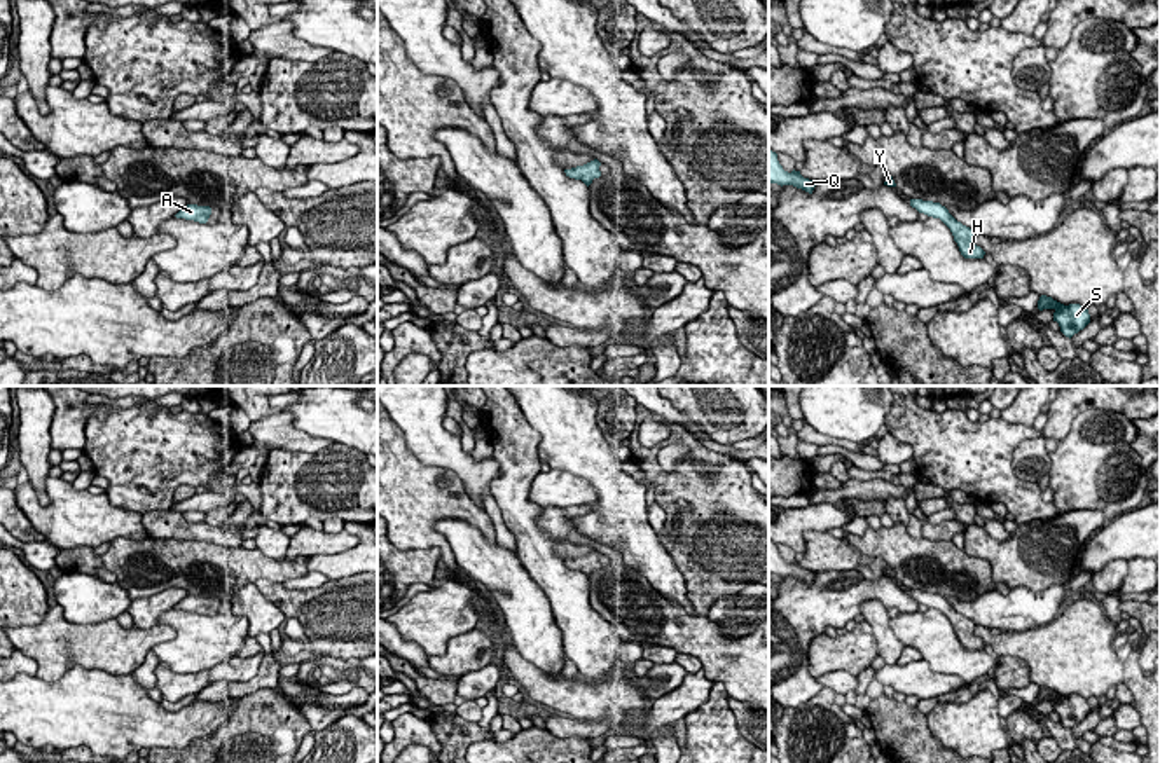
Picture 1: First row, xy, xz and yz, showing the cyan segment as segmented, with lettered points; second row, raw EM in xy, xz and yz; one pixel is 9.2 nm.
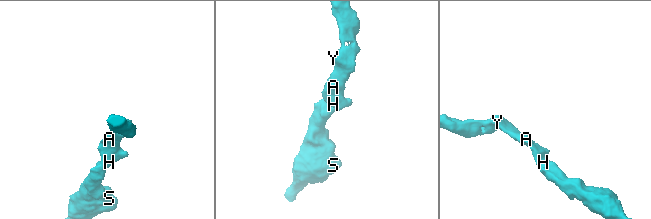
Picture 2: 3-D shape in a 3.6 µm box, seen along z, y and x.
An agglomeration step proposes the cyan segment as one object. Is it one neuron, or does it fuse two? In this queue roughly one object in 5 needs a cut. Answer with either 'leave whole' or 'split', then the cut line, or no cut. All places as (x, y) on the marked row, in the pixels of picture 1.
leave whole; cut none

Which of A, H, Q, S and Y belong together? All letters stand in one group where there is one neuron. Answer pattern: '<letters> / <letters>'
A H Q S Y

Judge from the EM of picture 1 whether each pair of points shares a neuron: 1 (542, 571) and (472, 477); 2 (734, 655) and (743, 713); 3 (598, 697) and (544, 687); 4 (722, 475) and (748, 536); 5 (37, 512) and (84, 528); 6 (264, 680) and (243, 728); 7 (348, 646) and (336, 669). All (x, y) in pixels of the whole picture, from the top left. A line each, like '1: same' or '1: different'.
1: different
2: different
3: same
4: same
5: same
6: different
7: different

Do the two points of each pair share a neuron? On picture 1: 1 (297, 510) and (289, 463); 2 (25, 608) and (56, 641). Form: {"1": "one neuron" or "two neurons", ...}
{"1": "one neuron", "2": "two neurons"}

